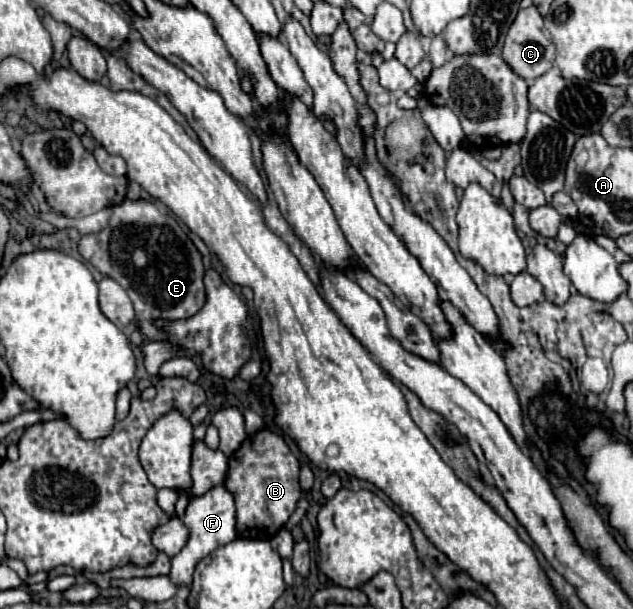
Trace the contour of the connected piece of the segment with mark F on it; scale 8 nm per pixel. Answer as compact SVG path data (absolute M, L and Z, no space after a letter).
M220 485L220 487L210 489L202 497L190 499L186 507L184 525L188 527L188 543L178 555L172 557L172 569L168 575L174 585L192 585L192 573L194 573L196 563L204 559L206 555L210 555L214 549L228 545L236 539L236 507L234 507L232 495Z

